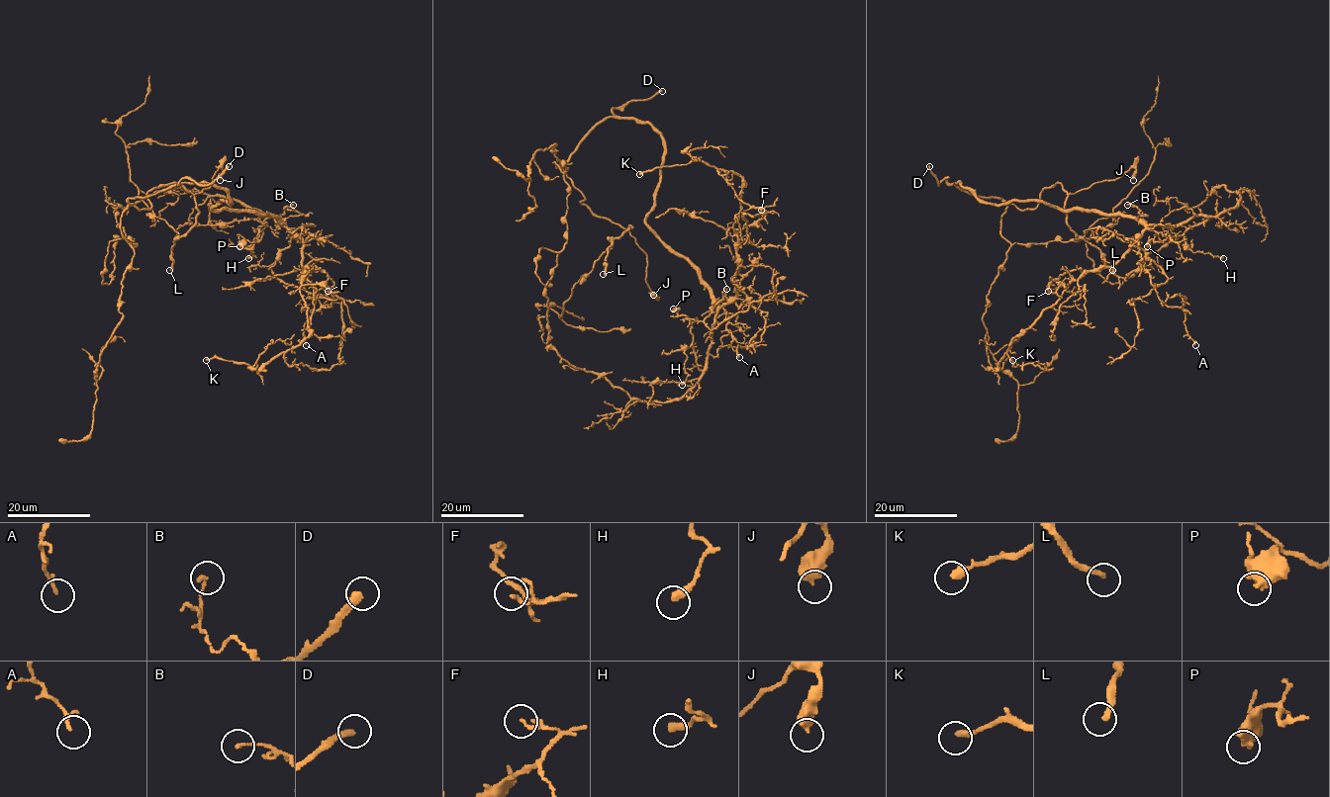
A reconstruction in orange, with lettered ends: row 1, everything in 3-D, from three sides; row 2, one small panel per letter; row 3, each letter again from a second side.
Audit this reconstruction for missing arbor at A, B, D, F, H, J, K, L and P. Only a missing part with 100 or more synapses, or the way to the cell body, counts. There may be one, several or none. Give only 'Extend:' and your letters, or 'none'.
Extend: D, L

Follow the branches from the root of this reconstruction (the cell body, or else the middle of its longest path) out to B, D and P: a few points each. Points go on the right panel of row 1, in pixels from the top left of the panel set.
B: (971, 191), (979, 198), (994, 205), (1036, 201), (1063, 210), (1097, 210), (1137, 219), (1141, 211), (1127, 205)
D: (971, 191), (959, 183), (948, 183), (945, 178), (938, 185), (929, 166)
P: (971, 191), (994, 205), (1045, 202), (1124, 214), (1148, 225), (1208, 218), (1147, 246)

